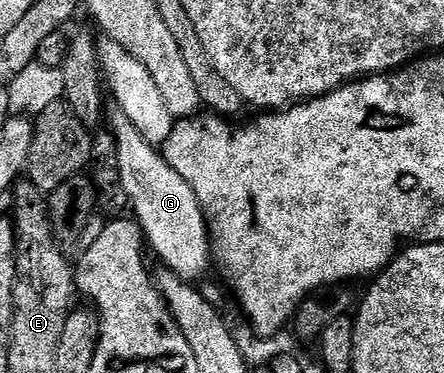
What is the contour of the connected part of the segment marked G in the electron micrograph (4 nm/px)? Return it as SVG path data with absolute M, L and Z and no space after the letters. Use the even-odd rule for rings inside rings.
M116 104L108 105L105 110L105 122L111 135L117 140L117 164L121 168L121 185L127 194L130 213L143 230L146 245L150 249L151 246L155 249L156 256L163 261L162 265L166 269L178 274L184 280L197 280L195 278L201 277L206 272L207 265L209 267L212 265L213 259L207 220L203 217L203 210L199 206L193 188L189 188L187 181L164 160L162 153L151 146L149 140L141 136L141 132L137 132L137 124L133 124L133 120L125 116L122 108Z

